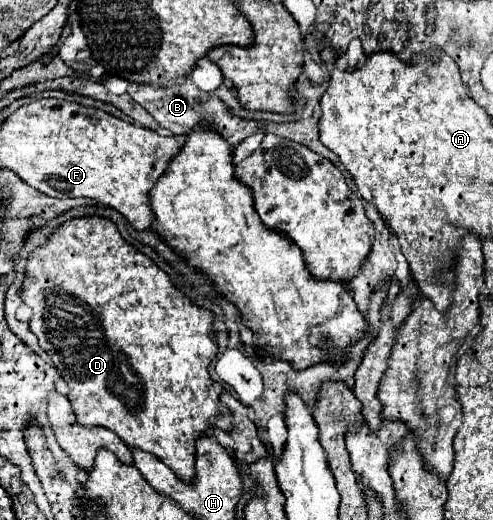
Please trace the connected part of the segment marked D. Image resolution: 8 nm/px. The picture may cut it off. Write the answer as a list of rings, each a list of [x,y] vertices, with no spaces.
[[[83,216],[83,218],[71,218],[57,226],[53,234],[47,238],[43,246],[39,246],[35,252],[29,254],[27,266],[25,266],[25,278],[19,290],[19,296],[23,304],[27,304],[33,310],[33,316],[29,320],[29,330],[39,338],[39,346],[53,358],[53,366],[61,372],[65,382],[69,384],[69,402],[73,406],[73,412],[81,426],[105,426],[113,430],[127,446],[141,448],[145,452],[155,454],[161,458],[181,480],[193,478],[193,464],[195,464],[195,440],[203,436],[215,422],[215,414],[219,412],[219,394],[215,392],[213,380],[209,376],[209,364],[217,356],[217,334],[213,330],[215,314],[207,308],[197,306],[189,296],[185,296],[179,288],[173,286],[169,274],[159,268],[149,256],[135,250],[129,242],[125,242],[115,226],[113,220],[103,216]]]

